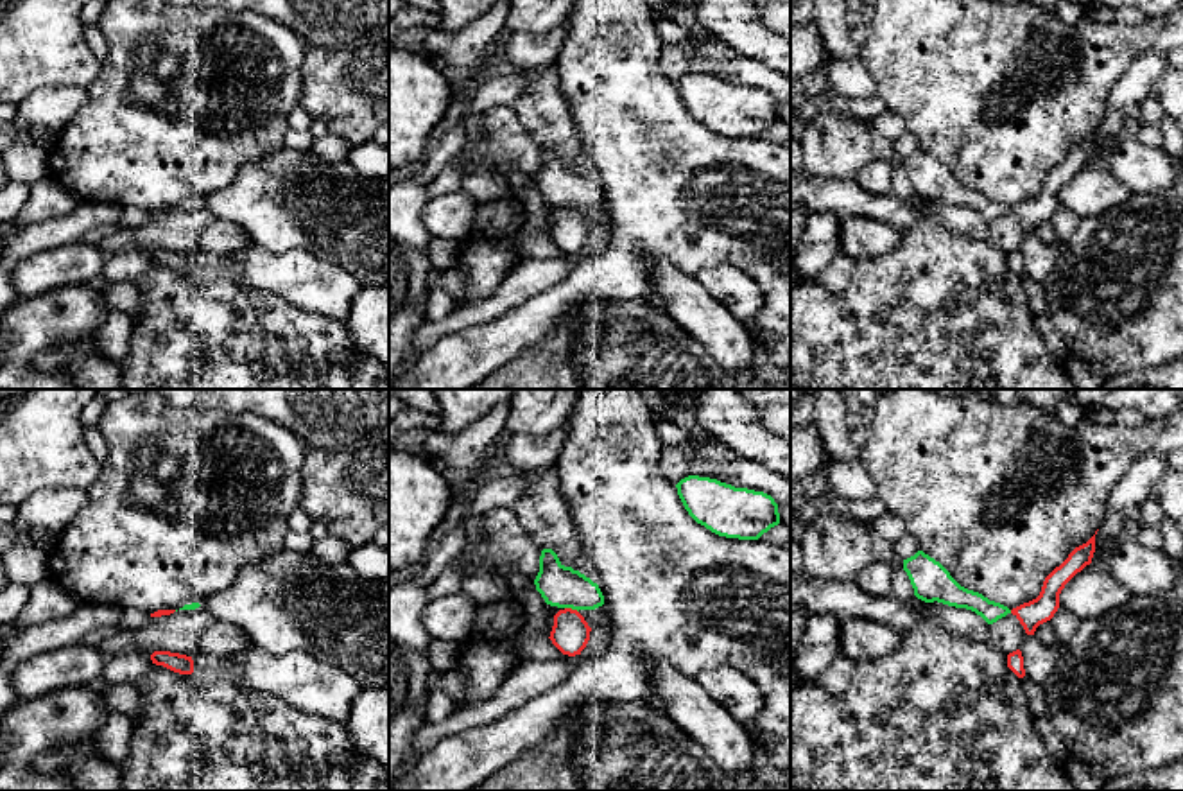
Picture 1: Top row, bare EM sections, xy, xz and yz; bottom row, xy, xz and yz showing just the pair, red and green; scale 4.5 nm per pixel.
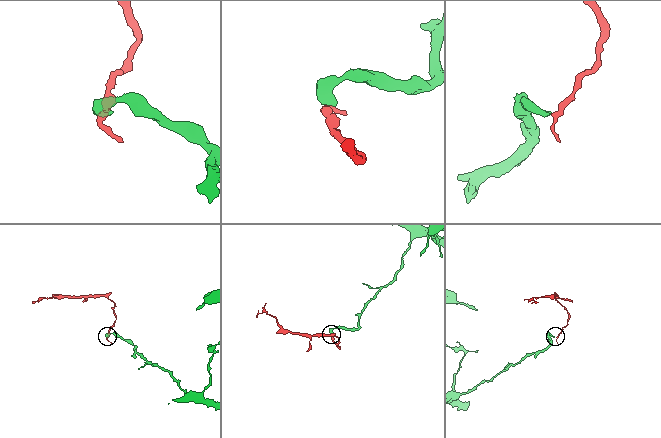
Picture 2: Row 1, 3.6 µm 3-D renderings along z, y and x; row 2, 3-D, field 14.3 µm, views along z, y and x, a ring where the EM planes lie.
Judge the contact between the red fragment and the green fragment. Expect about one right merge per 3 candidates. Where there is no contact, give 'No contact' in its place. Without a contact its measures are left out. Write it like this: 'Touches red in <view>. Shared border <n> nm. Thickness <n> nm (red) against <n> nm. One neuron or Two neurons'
Touches red in xz. Shared border 70 nm. Thickness 170 nm (red) against 190 nm. Two neurons

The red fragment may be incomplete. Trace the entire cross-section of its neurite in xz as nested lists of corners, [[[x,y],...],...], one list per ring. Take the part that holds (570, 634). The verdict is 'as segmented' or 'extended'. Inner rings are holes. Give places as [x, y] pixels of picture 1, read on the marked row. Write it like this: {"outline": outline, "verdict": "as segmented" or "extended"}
{"outline": [[[565,608],[554,615],[548,639],[563,655],[575,656],[586,648],[590,631],[592,628],[577,610]]], "verdict": "as segmented"}

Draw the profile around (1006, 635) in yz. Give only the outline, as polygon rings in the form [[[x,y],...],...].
[[[1007,613],[988,628],[988,642],[1006,656],[1022,648],[1027,633],[1016,615]]]

